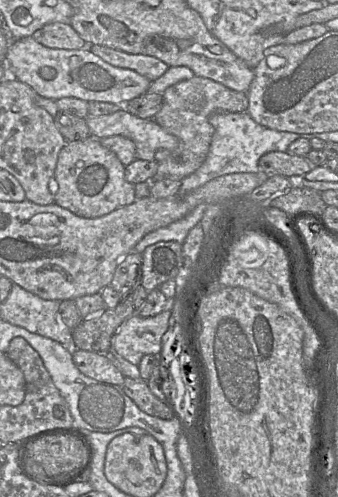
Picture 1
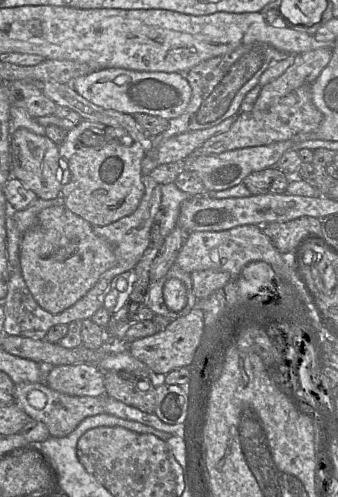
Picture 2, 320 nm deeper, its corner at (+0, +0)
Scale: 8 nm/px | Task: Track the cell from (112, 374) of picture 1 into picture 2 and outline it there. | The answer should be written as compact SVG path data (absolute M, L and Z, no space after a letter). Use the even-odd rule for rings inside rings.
M71 364L50 367L45 380L49 388L70 396L104 396L102 371L95 365Z

